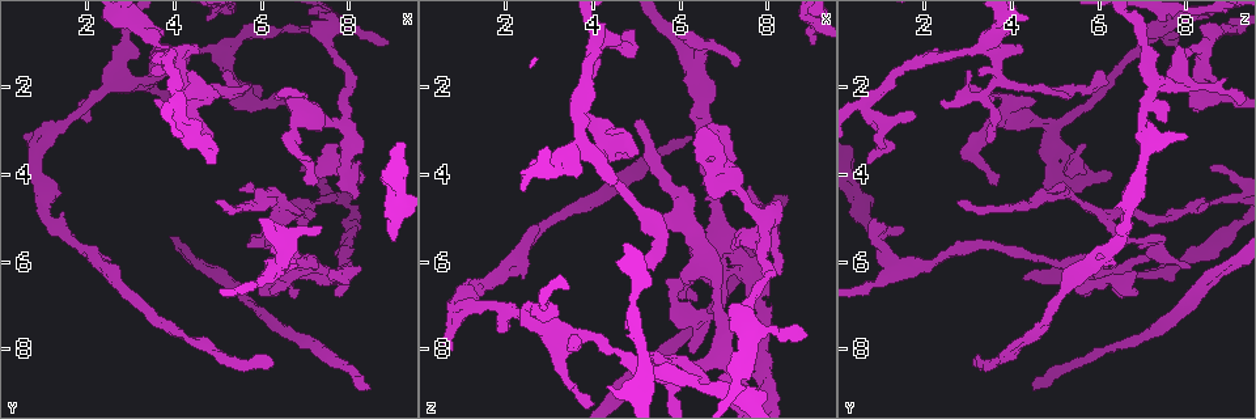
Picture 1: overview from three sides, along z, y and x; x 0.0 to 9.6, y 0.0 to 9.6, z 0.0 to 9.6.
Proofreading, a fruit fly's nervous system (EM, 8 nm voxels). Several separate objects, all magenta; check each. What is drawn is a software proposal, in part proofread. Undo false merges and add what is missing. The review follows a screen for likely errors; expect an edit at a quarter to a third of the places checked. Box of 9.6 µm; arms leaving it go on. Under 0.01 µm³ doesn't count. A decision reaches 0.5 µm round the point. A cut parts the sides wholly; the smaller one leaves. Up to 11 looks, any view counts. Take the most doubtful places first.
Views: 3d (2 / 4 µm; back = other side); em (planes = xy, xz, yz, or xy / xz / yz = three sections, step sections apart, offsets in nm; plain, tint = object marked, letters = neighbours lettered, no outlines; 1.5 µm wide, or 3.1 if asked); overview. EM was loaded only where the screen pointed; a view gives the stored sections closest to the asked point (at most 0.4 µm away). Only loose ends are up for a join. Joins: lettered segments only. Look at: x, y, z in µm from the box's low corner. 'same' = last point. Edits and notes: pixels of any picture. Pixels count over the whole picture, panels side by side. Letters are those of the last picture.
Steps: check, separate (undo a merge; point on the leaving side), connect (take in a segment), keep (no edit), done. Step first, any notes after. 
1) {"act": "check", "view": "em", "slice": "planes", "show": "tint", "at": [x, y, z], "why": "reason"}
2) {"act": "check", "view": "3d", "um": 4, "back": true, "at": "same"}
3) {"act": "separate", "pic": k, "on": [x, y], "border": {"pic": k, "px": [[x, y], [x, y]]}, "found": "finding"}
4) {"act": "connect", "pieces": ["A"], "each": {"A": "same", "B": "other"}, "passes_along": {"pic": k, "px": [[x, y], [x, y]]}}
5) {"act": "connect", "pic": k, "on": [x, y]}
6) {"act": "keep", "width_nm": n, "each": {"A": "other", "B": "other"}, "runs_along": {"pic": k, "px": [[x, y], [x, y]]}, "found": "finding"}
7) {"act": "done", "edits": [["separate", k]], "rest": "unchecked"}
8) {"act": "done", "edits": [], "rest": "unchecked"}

{"act": "check", "view": "em", "slice": "xy", "step": 4, "show": "tint", "at": [4.80, 3.25, 3.55], "why": "branch stops here"}

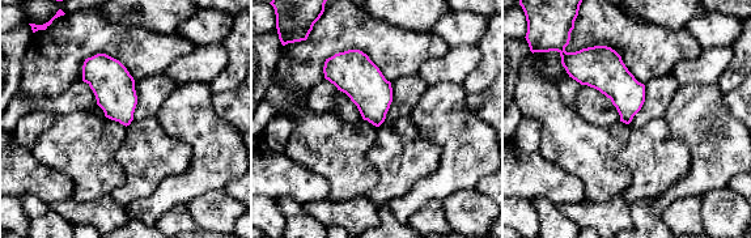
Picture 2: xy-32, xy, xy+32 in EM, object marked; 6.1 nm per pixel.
{"act": "check", "view": "em", "slice": "yz", "step": 8, "show": "letters", "at": "same"}

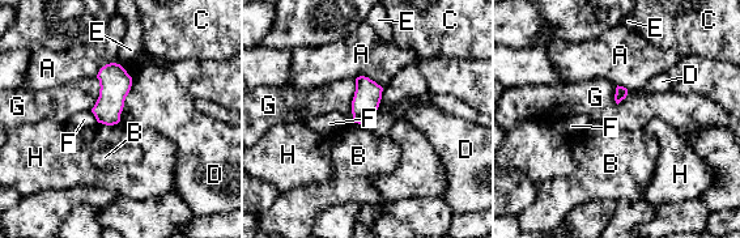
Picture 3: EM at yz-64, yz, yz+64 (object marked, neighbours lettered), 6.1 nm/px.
{"act": "keep", "each": {"A": "other", "B": "other", "C": "other", "D": "other", "E": "other", "F": "other", "G": "other", "H": "other"}, "border": {"pic": 3, "px": [[132, 79], [132, 85], [118, 122]]}, "found": "none of them fits"}

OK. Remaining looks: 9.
{"act": "check", "view": "em", "slice": "planes", "show": "tint", "at": [0.70, 3.15, 8.05], "why": "an open end"}

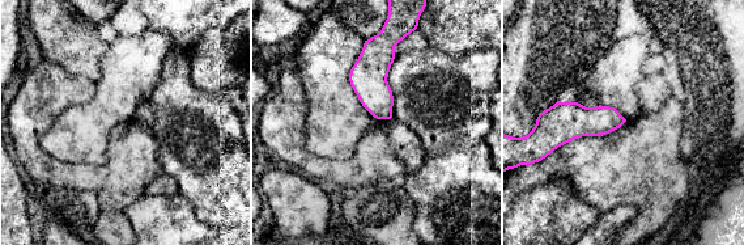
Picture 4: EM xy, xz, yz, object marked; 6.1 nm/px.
{"act": "check", "view": "em", "slice": "planes", "show": "letters", "at": "same", "why": "what lies round it"}

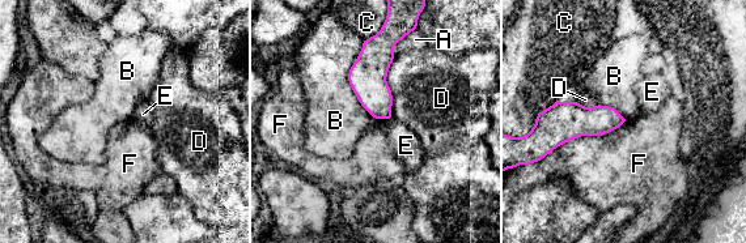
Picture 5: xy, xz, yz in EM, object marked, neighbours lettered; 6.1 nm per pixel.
{"act": "keep", "width_nm": 180, "each": {"A": "other", "B": "other", "C": "other", "D": "other", "E": "other", "F": "other"}, "border": {"pic": 5, "px": [[626, 120], [573, 137], [543, 158]]}, "found": "no lettered segment goes on from it"}

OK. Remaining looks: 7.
{"act": "check", "view": "3d", "um": 2, "at": [3.55, 2.35, 2.30]}

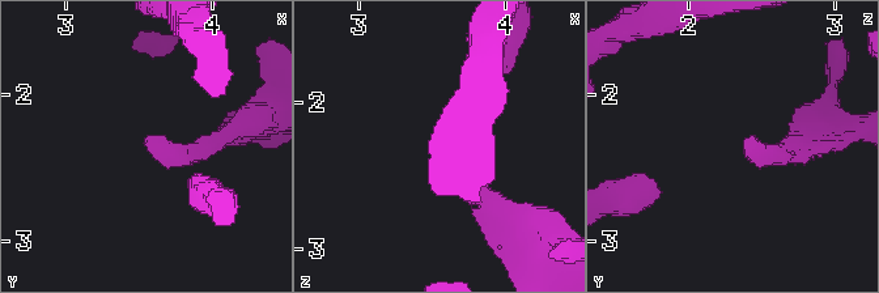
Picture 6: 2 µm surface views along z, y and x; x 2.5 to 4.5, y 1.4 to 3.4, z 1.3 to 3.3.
{"act": "check", "view": "em", "slice": "yz", "step": 4, "show": "letters", "at": [3.56, 2.34, 2.36]}

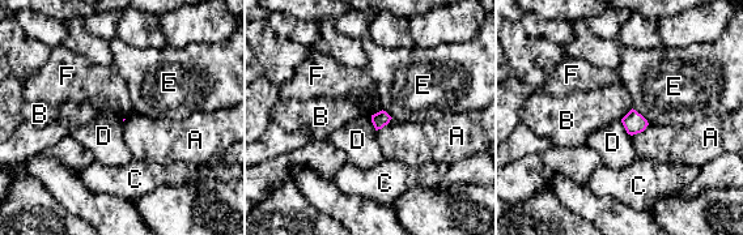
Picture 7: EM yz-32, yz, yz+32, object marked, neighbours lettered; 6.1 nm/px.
{"act": "check", "view": "em", "slice": "planes", "show": "letters", "at": "same"}

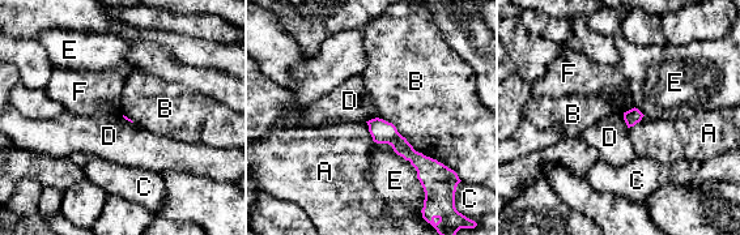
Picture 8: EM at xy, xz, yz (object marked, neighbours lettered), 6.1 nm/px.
{"act": "keep", "each": {"A": "other", "B": "other", "C": "other", "D": "other", "E": "other", "F": "other"}, "border": {"pic": 8, "px": [[622, 114], [628, 128]]}, "found": "no lettered segment goes on from it"}

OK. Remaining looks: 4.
{"act": "check", "view": "3d", "um": 4, "at": [8.90, 0.95, 7.65], "why": "an open end"}

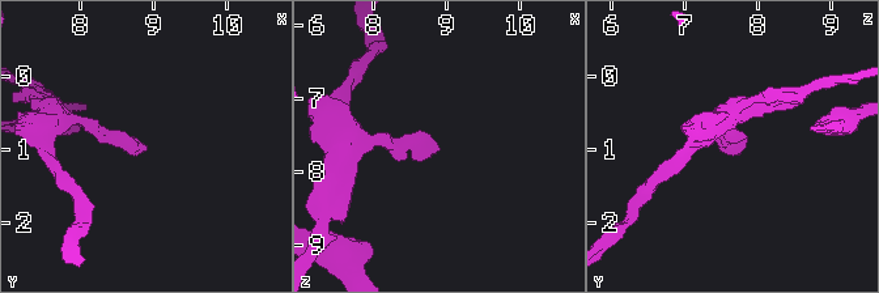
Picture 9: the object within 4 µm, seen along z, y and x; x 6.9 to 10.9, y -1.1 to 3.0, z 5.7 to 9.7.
{"act": "check", "view": "em", "slice": "yz", "step": 8, "show": "letters", "at": [8.90, 0.90, 7.65], "why": "need the tissue"}

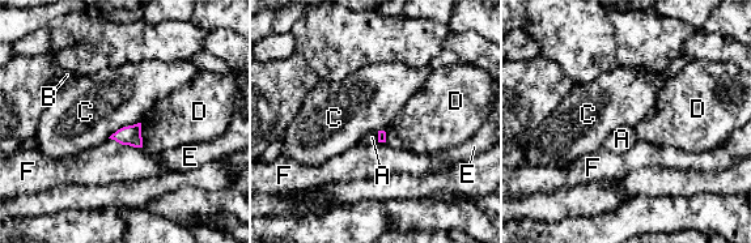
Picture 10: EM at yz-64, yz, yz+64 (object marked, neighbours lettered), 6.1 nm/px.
{"act": "check", "view": "em", "slice": "planes", "show": "letters", "at": "same"}

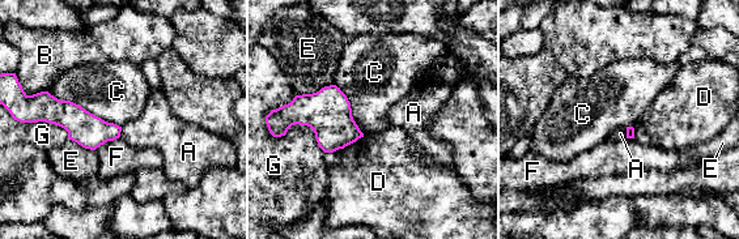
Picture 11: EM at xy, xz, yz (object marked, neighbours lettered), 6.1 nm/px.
{"act": "keep", "longest_contact_nm": ["C", 500], "each": {"A": "other", "B": "other", "C": "other", "D": "other", "E": "other", "F": "other", "G": "other"}, "border": {"pic": 11, "px": [[47, 90], [120, 127]]}, "found": "none of them fits"}

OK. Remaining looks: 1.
{"act": "done", "edits": [], "rest": "unchecked"}

